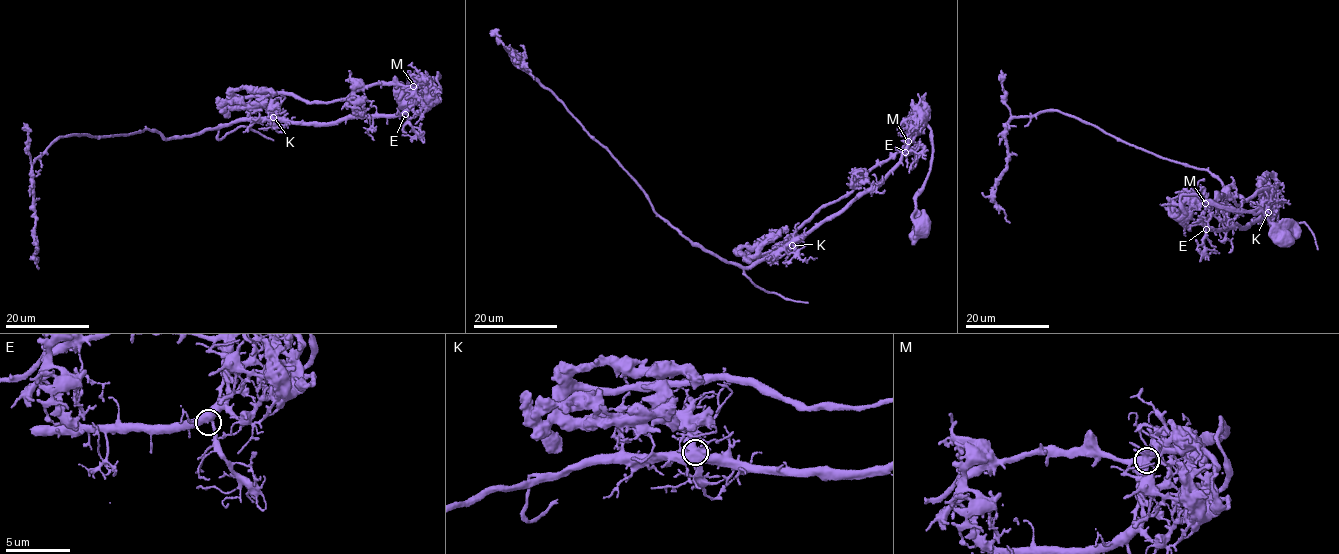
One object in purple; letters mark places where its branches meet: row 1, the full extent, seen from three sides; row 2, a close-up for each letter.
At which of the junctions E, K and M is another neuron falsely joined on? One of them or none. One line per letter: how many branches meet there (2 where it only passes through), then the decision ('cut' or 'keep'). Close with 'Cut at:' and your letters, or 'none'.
E: 4 branches meet; keep
K: 6 branches meet; keep
M: 5 branches meet; cut
Cut at: M

